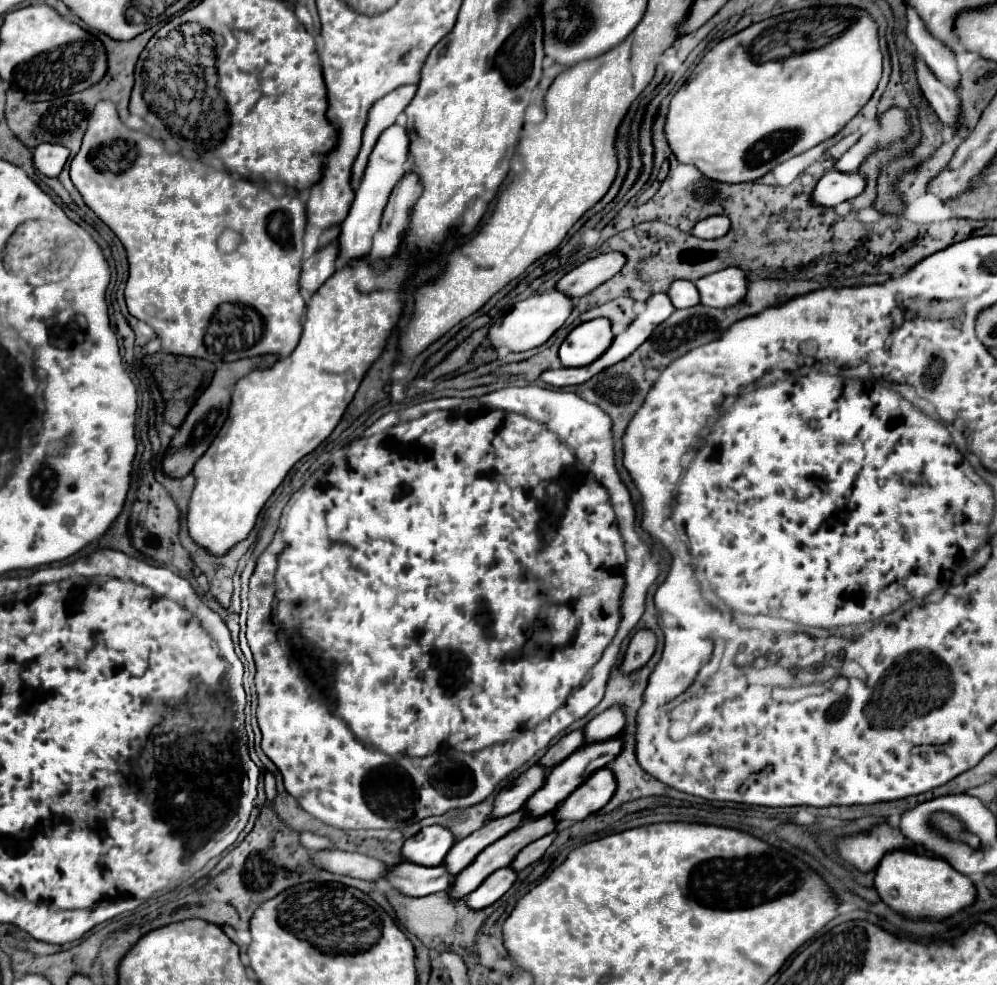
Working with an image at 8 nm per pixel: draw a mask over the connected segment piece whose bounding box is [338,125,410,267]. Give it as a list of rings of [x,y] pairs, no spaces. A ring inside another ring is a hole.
[[[392,125],[378,139],[378,145],[374,147],[374,151],[370,155],[366,173],[364,173],[364,177],[360,181],[358,191],[356,191],[356,199],[354,199],[354,203],[350,207],[350,213],[342,223],[342,233],[338,237],[338,245],[342,245],[342,253],[338,257],[338,267],[346,265],[352,259],[360,259],[366,253],[370,253],[372,237],[380,227],[380,217],[382,217],[382,211],[384,211],[384,207],[388,203],[388,197],[390,197],[394,185],[404,175],[404,163],[406,163],[406,157],[408,157],[408,145],[410,145],[410,139],[408,139],[408,133],[406,133],[406,129],[402,125]]]

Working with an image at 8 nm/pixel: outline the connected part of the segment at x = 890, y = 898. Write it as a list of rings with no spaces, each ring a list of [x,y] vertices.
[[[910,849],[888,851],[876,867],[874,885],[886,905],[908,917],[942,919],[968,907],[976,899],[976,887],[970,877],[958,873],[946,865],[946,861],[938,861]]]

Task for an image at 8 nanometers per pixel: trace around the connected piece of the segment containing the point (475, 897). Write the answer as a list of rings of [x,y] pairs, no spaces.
[[[504,867],[504,869],[498,869],[494,871],[492,875],[488,875],[482,885],[472,891],[468,895],[468,905],[472,909],[484,909],[488,905],[492,905],[494,901],[498,901],[516,881],[516,871],[512,867]]]

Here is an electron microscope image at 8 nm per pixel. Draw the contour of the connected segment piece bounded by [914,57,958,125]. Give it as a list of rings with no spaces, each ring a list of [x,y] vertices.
[[[916,57],[914,69],[916,69],[918,85],[920,85],[926,101],[932,105],[932,109],[936,111],[936,115],[940,117],[940,121],[944,125],[950,125],[950,121],[954,121],[954,109],[958,109],[958,97],[954,97],[954,89],[948,87],[948,85],[944,85],[926,67],[926,63],[920,57]]]

